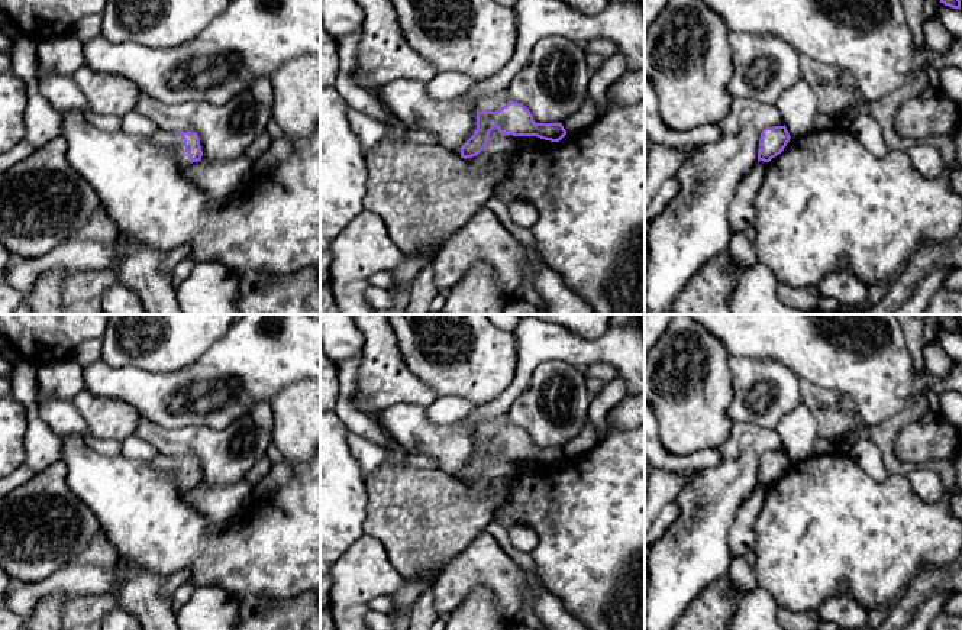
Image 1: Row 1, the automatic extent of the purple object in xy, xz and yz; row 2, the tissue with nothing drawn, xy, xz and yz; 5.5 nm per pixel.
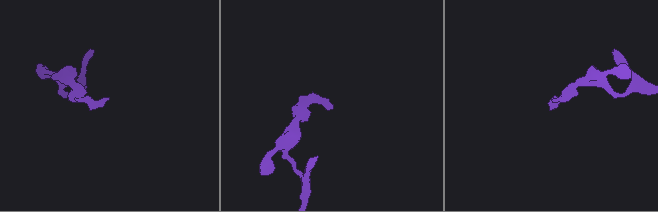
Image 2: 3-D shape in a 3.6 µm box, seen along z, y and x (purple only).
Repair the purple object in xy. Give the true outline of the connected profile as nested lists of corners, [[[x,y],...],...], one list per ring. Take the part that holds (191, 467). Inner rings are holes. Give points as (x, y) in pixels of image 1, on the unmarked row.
[[[158,455],[151,462],[154,469],[171,474],[180,490],[187,491],[203,481],[200,463],[196,456]]]

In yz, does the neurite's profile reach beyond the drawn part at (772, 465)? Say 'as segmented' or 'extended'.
as segmented

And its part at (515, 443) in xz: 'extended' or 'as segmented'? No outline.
extended

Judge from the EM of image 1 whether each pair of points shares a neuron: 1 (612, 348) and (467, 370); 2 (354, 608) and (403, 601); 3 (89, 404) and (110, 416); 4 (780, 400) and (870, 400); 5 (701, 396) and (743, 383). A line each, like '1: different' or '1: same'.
1: different
2: different
3: same
4: different
5: different

